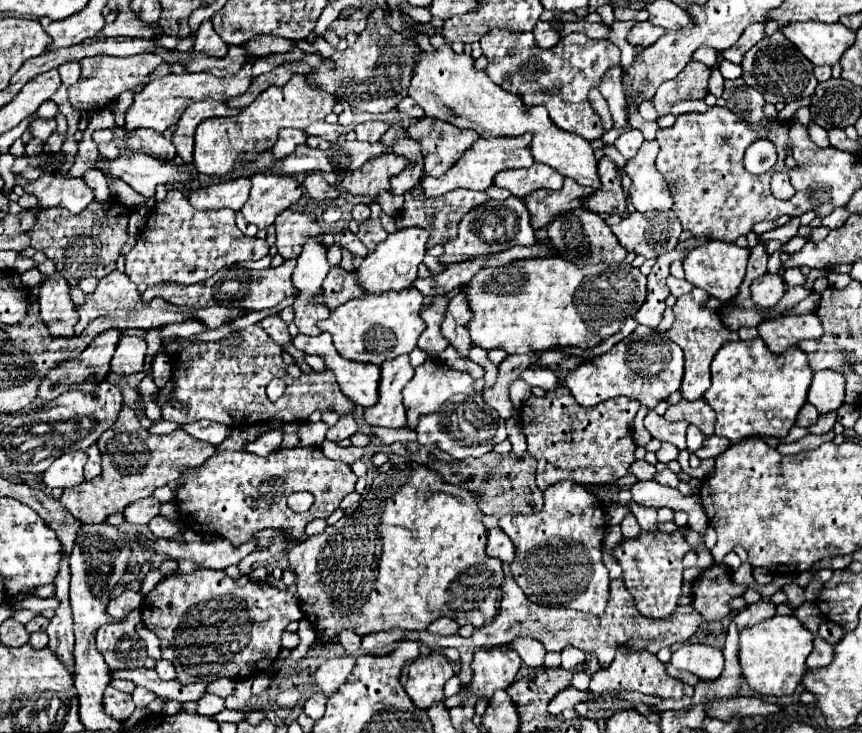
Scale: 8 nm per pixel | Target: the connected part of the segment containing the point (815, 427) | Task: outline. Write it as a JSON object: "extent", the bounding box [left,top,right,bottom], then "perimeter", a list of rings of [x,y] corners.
{"extent":[807,411,837,435],"perimeter":[[[831,411],[829,415],[821,415],[821,417],[817,419],[817,423],[813,423],[807,431],[809,431],[809,433],[813,433],[813,435],[827,433],[827,431],[831,431],[831,429],[833,429],[835,421],[837,421],[837,413],[835,413],[835,411]]]}

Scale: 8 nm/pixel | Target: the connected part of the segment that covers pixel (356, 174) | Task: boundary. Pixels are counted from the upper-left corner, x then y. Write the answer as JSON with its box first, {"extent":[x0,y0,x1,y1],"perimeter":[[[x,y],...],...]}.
{"extent":[337,125,407,217],"perimeter":[[[397,125],[391,127],[387,131],[387,135],[383,135],[383,139],[381,139],[381,143],[385,143],[389,147],[389,151],[385,155],[381,155],[381,157],[369,159],[369,163],[365,163],[357,171],[341,173],[339,181],[337,181],[337,185],[341,185],[351,195],[367,195],[367,197],[371,197],[371,201],[381,205],[383,213],[393,215],[393,217],[397,215],[397,211],[401,211],[403,208],[404,197],[401,196],[401,207],[399,207],[399,201],[395,197],[387,197],[391,193],[389,177],[401,173],[407,167],[407,163],[405,163],[405,159],[397,157],[391,151],[391,145],[393,145],[393,139],[397,135],[403,135],[403,133],[405,133],[405,129],[401,129]]]}

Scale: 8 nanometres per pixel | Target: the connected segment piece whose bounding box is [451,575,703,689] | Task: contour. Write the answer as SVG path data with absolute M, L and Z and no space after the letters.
M511 575L505 577L501 583L503 597L501 597L501 607L499 607L497 617L489 625L477 629L467 639L459 637L459 635L451 637L451 641L453 641L451 647L455 647L461 653L461 671L459 671L461 687L467 689L471 685L471 661L473 661L473 653L477 649L490 649L505 645L517 637L529 637L529 639L541 641L547 651L561 653L565 647L577 647L585 653L593 653L599 659L601 667L609 667L613 663L617 647L629 647L629 651L657 653L663 647L671 647L679 641L687 641L689 637L693 637L703 621L701 615L697 615L697 611L693 611L693 607L689 607L689 605L677 607L675 613L667 619L645 619L635 609L633 597L625 589L623 579L611 581L609 589L610 599L605 613L601 617L597 617L597 615L585 615L585 613L573 611L573 609L551 609L551 607L537 605L537 603L529 601L529 597L525 597L525 593L517 587L517 583Z

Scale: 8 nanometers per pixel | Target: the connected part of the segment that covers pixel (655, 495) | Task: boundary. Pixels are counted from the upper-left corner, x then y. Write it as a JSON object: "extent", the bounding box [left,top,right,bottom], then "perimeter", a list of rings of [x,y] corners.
{"extent":[631,481,707,537],"perimeter":[[[637,481],[635,485],[631,485],[631,495],[633,501],[643,507],[669,507],[673,511],[685,511],[689,515],[689,527],[705,537],[707,515],[697,497],[681,495],[677,489],[659,485],[657,481]]]}

